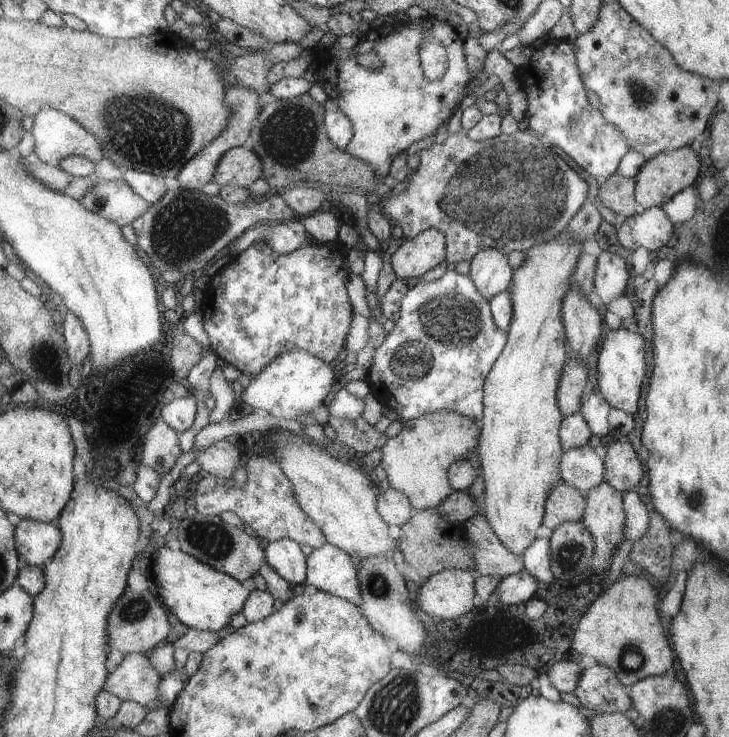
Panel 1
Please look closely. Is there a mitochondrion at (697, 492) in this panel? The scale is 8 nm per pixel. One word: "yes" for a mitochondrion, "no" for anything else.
yes

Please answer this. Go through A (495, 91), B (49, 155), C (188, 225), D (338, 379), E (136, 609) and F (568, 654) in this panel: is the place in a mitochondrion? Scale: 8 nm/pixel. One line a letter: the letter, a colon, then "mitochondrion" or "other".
A: other
B: other
C: mitochondrion
D: other
E: mitochondrion
F: other

